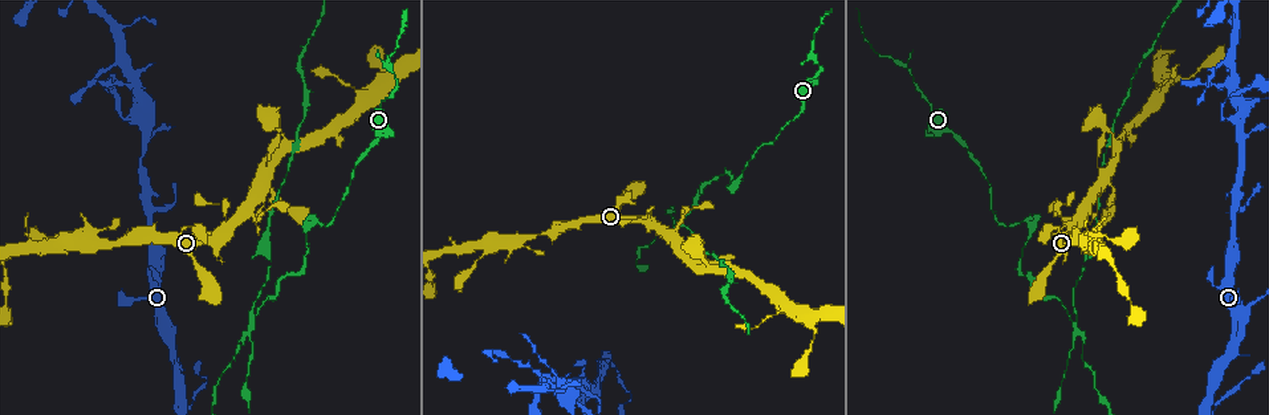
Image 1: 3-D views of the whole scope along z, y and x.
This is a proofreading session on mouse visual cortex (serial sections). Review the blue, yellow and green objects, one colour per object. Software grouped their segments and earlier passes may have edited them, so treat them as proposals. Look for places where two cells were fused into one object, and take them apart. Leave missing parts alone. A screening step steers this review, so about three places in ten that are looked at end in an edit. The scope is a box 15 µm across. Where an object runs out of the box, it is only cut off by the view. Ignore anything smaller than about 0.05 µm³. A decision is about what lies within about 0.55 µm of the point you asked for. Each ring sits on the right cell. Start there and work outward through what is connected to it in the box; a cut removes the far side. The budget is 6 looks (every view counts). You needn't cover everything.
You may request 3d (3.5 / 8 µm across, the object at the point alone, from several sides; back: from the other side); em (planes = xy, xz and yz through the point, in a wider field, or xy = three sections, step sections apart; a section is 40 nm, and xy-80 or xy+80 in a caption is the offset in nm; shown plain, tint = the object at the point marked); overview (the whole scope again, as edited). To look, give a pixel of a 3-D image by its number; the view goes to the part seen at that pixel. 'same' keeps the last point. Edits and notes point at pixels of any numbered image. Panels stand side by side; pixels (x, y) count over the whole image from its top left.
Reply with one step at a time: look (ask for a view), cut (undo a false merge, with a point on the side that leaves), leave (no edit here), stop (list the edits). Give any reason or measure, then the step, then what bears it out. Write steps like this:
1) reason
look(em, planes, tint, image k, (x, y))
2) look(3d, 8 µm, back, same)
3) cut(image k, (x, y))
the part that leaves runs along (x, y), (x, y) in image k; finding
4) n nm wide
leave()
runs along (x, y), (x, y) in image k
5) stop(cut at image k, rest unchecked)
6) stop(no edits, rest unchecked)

sharp bend
look(3d, 3.5 µm, image 1, (735, 186))

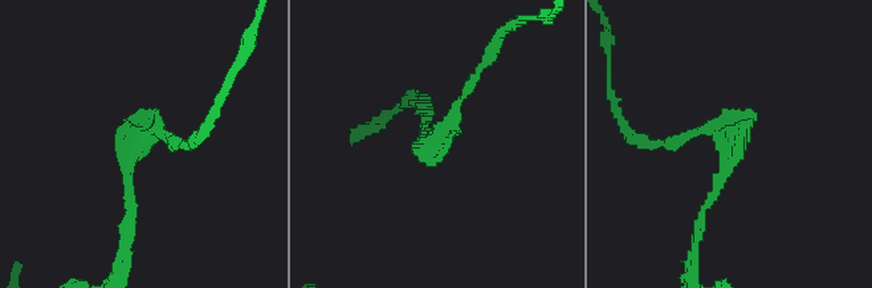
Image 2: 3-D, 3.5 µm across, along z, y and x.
now the EM
look(em, xy, step 5, tint, image 2, (132, 153))

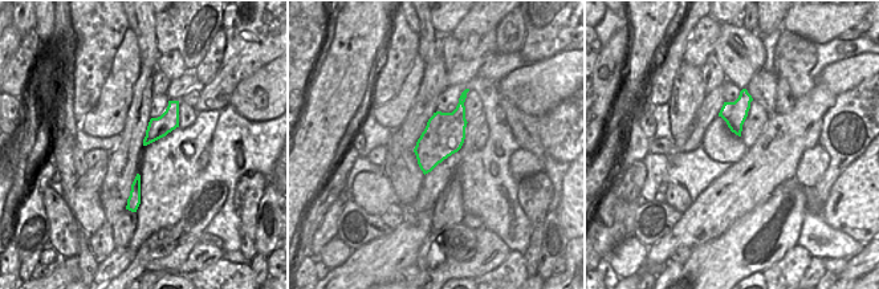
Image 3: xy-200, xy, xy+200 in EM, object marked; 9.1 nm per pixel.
leave()
all the same cell

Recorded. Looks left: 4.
abrupt turn
look(3d, 3.5 µm, image 1, (253, 322))

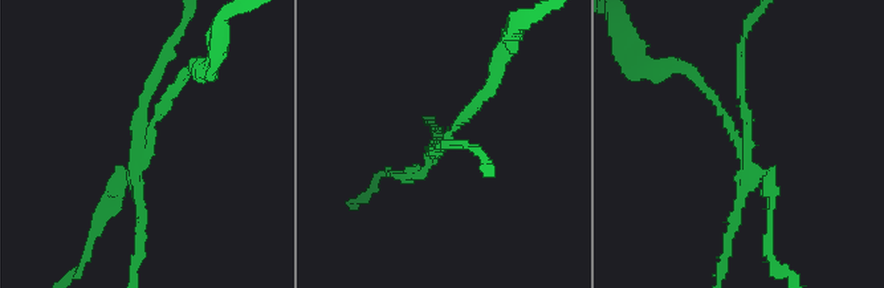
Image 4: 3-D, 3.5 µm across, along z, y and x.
4 arms; arms of 150, 150, 150, 150 nm; now the EM
look(em, xy, step 2, tint, image 4, (739, 142))

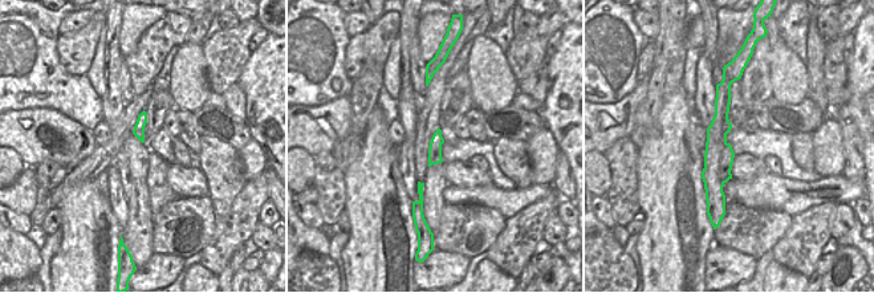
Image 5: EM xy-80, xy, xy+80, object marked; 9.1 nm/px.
120 nm wide
cut(image 4, (141, 219))
border along (727, 143), (720, 161), (723, 183) in image 5; two cells meet here

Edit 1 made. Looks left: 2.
stop(cut at image 4, rest unchecked)

